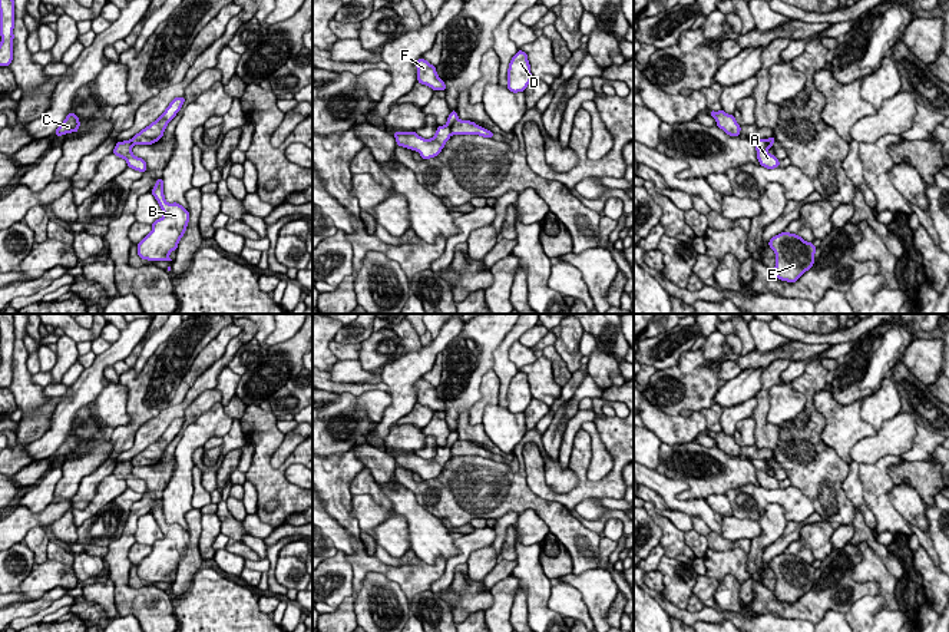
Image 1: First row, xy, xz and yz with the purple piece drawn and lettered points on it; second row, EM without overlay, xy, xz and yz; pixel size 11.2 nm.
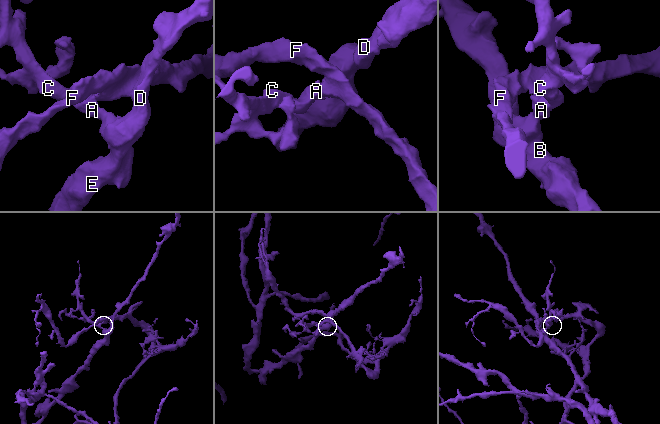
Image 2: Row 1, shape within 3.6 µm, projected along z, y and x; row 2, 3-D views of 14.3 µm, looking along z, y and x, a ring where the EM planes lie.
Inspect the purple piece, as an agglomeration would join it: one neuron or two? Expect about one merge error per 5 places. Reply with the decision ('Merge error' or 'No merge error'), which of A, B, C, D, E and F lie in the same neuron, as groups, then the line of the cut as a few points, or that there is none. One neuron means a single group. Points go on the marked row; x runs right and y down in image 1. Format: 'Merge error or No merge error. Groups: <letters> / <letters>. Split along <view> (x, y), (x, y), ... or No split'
Merge error. Groups: A B C D E / F. Split along xz (458, 118), (452, 125), (450, 133)

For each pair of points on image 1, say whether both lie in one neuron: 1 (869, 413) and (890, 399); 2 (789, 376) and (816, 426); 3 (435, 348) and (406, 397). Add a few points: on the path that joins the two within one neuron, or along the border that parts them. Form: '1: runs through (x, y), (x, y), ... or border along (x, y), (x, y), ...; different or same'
1: runs through (875, 410), (885, 403); same
2: border along (817, 360), (812, 360), (790, 383); different
3: runs through (423, 360), (406, 377), (406, 386); same

